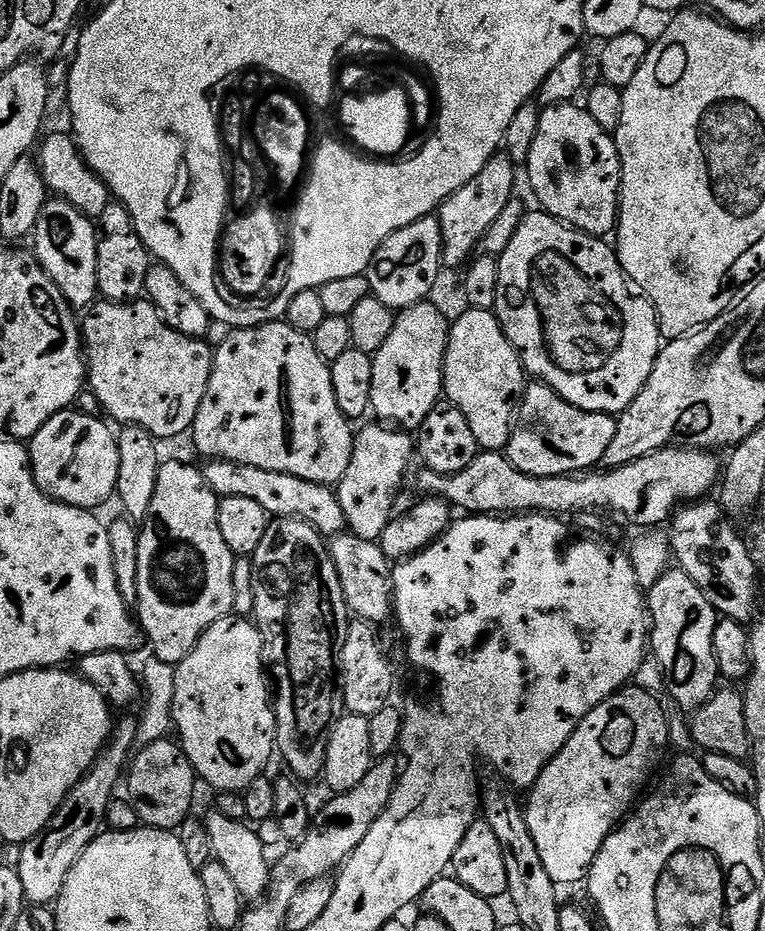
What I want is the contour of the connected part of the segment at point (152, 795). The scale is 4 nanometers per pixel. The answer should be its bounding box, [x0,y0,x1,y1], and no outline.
[126,738,198,830]

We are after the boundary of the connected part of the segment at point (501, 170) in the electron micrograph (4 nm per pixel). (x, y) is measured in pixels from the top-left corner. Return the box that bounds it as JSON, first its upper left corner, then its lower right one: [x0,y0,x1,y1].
[438,154,518,269]

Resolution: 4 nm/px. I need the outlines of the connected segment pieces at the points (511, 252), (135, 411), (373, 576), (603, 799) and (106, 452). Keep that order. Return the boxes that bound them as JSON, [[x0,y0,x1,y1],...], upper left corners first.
[[494,210,662,414],[82,298,214,441],[328,534,394,626],[526,686,670,885],[30,410,118,510]]

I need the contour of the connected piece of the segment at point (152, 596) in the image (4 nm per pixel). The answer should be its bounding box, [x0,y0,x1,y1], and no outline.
[134,459,237,666]

